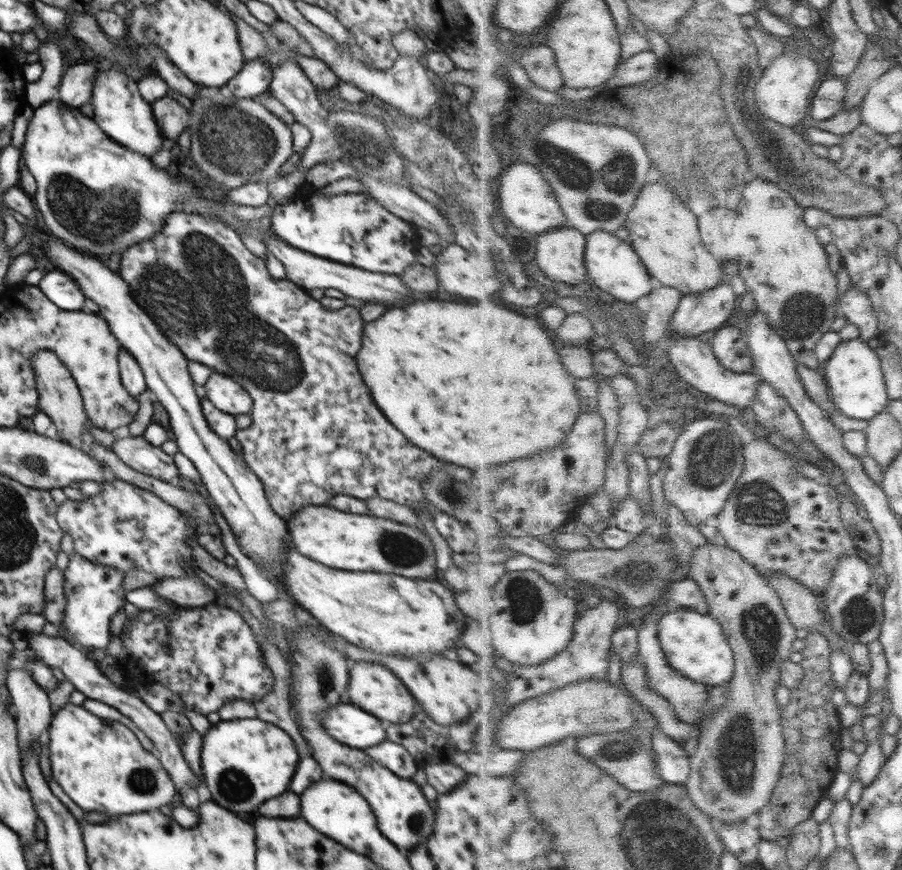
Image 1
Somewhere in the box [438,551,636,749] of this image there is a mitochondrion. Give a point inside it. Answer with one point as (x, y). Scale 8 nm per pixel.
(524, 600)

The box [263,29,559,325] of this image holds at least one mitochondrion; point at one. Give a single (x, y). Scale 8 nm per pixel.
(370, 149)

